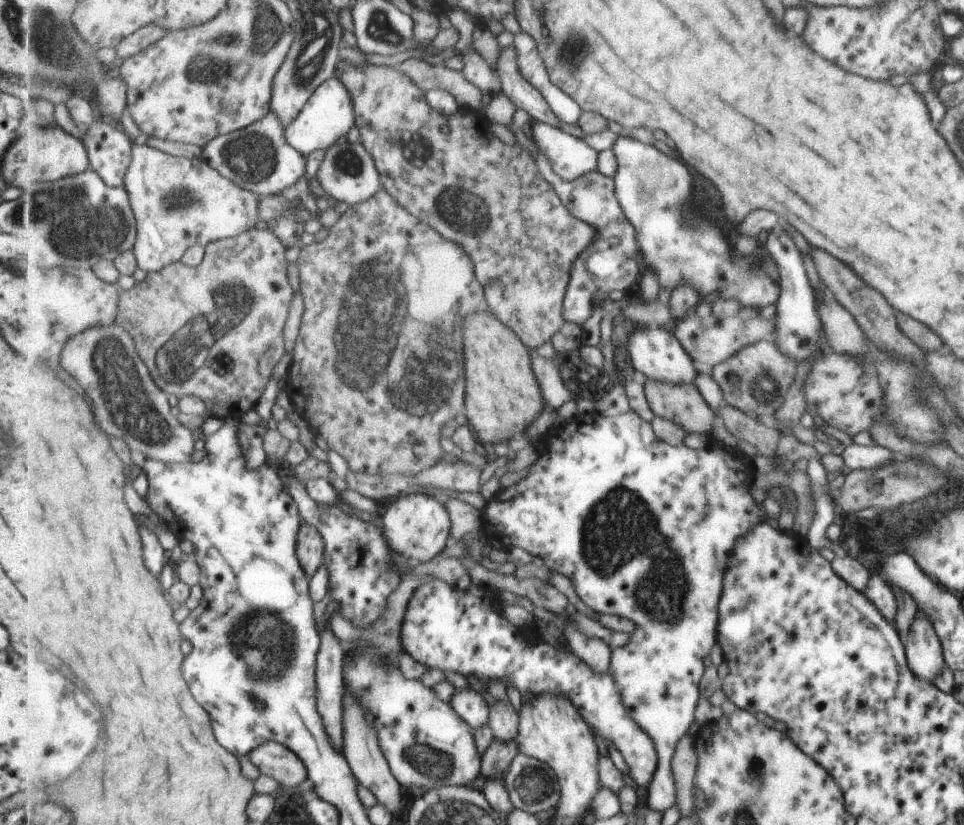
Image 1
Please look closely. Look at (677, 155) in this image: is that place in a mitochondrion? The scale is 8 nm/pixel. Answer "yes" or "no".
no

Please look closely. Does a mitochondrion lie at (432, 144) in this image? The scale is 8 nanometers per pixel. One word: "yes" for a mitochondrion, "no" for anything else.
yes

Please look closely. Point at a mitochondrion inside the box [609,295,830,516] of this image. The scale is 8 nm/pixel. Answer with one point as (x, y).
(765, 391)

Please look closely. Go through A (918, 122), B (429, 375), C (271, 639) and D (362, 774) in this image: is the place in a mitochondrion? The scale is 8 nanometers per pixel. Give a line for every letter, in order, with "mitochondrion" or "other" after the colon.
A: other
B: mitochondrion
C: mitochondrion
D: other

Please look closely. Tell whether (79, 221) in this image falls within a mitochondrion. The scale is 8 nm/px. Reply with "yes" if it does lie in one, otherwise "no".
yes

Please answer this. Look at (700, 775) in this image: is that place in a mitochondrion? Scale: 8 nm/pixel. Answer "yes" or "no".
no

